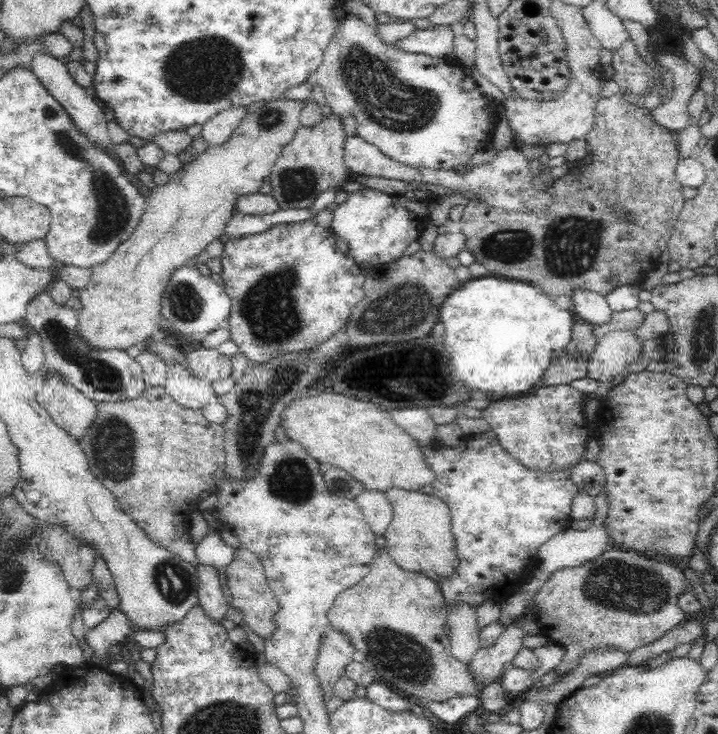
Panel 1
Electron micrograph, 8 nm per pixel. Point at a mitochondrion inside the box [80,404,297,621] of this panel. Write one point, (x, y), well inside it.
(112, 441)

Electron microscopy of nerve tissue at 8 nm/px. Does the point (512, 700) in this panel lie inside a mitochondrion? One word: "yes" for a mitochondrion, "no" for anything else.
no

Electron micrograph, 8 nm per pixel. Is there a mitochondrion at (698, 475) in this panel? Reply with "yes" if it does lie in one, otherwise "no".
no

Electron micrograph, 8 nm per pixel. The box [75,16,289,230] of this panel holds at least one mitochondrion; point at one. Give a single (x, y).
(207, 70)

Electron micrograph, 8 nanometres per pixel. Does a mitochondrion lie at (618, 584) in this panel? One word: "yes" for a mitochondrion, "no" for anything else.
yes

